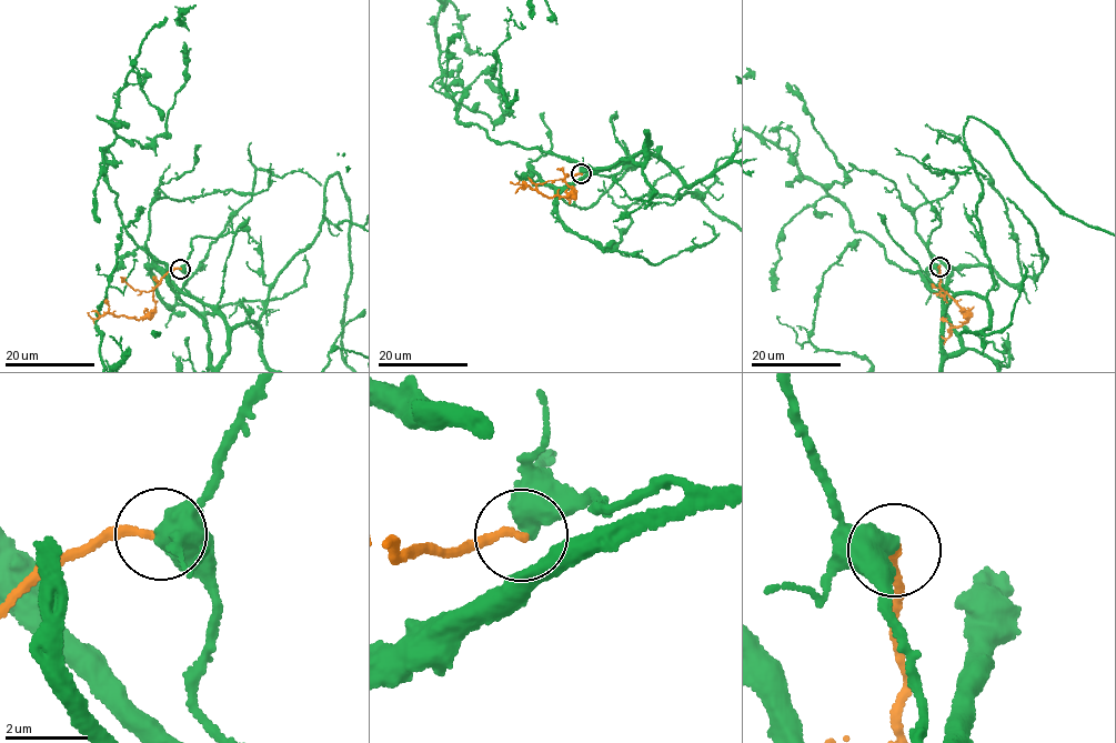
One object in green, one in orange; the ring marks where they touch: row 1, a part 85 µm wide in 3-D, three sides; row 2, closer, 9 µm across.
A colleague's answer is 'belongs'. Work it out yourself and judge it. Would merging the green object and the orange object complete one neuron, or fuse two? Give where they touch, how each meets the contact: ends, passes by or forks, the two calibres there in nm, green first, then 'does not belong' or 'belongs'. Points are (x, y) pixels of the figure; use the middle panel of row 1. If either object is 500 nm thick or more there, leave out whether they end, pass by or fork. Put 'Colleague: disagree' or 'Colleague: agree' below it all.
(581, 173) | 600/240 nm | does not belong
Colleague: disagree

